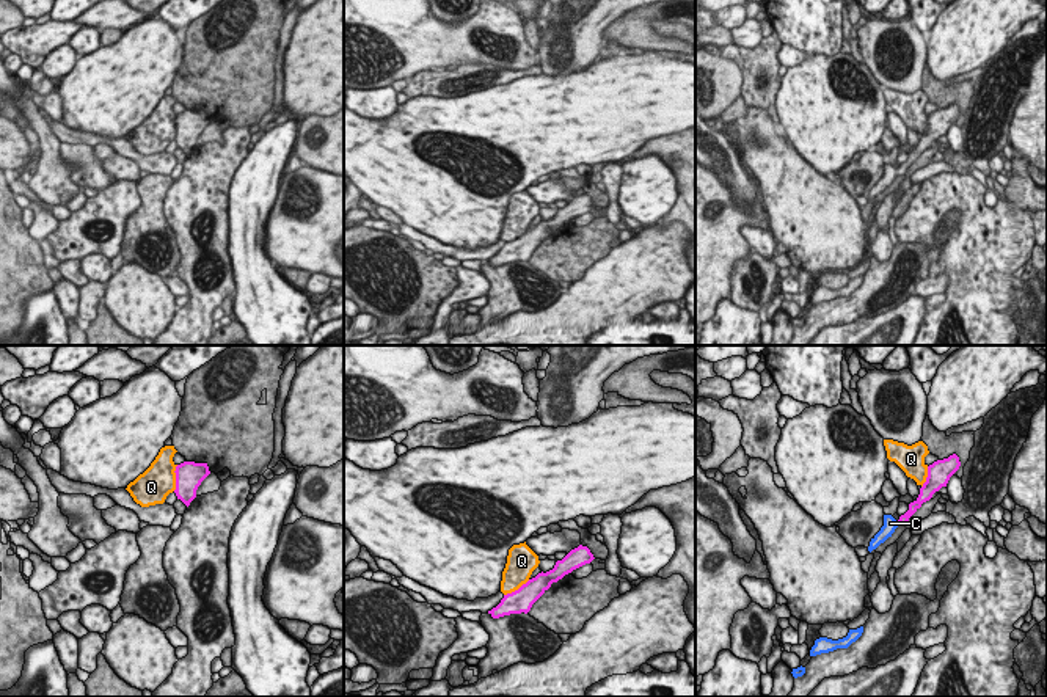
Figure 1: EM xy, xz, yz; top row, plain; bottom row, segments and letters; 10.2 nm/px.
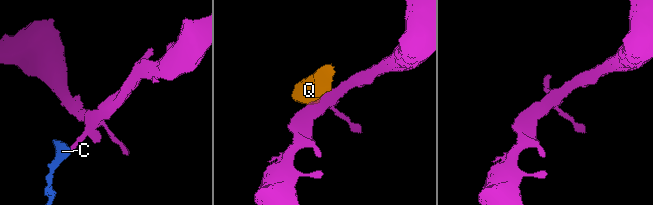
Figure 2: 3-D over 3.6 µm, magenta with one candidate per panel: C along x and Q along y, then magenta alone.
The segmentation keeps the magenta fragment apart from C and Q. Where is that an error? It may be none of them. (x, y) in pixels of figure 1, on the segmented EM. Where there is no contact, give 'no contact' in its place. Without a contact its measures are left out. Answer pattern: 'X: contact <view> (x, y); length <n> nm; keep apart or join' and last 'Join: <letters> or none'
C: contact yz (898, 523); length 60 nm; join
Q: contact xy (176, 478); length 280 nm; keep apart
Join: C

